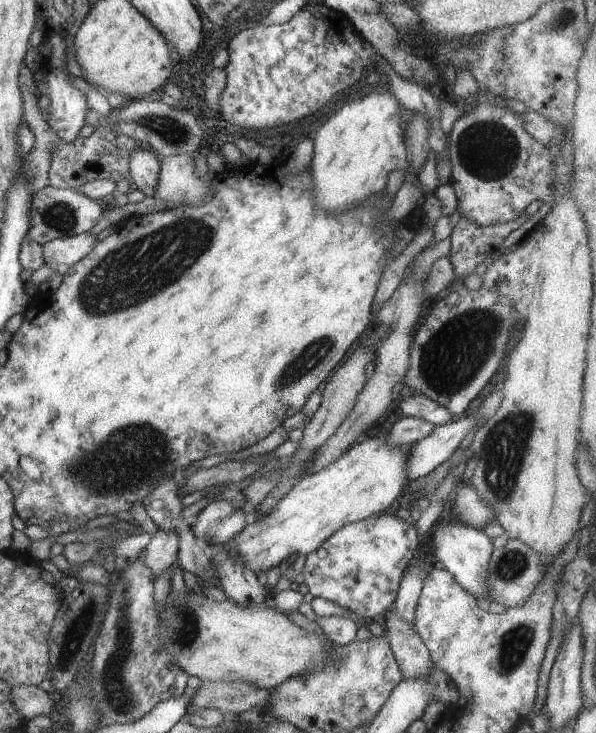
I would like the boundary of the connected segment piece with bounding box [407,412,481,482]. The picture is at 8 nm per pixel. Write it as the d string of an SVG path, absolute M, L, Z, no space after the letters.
M480 412L464 416L445 426L435 427L432 434L410 444L407 472L410 482L431 474L438 466L449 460L459 448L462 440L476 428Z

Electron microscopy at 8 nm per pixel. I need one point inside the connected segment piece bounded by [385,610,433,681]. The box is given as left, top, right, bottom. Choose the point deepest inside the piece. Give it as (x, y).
(411, 654)

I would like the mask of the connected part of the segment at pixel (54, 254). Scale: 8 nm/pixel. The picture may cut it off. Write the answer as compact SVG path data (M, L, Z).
M89 232L69 238L50 239L42 244L43 260L52 268L72 267L87 256L96 244L96 234Z

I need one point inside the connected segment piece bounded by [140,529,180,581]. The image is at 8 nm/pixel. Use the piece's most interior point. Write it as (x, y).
(162, 552)

